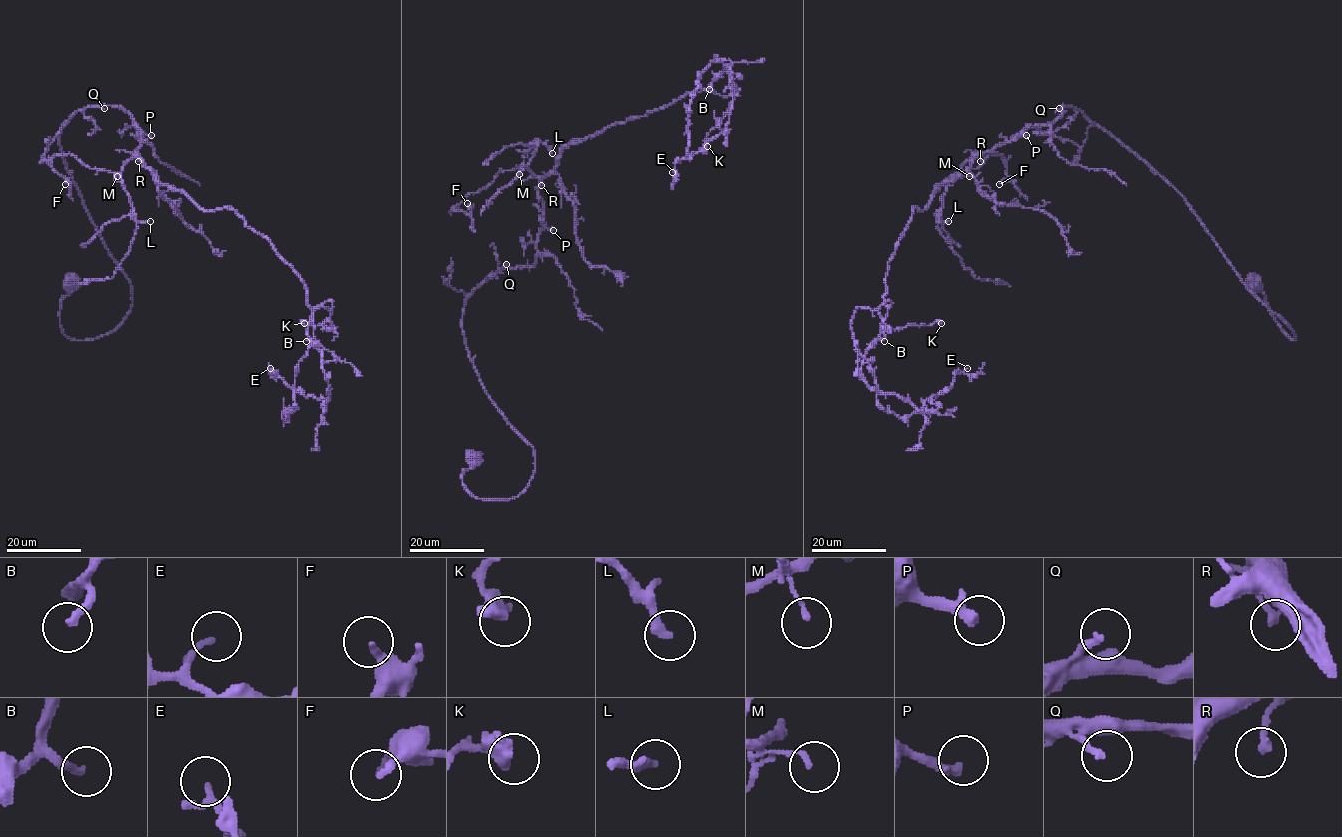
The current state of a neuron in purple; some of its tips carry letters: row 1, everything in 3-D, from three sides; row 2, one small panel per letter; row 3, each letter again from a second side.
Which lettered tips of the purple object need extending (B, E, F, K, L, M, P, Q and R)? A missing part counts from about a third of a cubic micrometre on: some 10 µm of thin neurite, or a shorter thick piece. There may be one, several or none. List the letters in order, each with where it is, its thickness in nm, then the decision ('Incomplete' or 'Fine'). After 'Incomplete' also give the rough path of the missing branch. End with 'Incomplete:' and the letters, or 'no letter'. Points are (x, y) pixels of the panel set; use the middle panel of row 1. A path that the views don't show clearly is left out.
B: Place: (709, 89). Thickness 240 nm. Incomplete
E: Place: (672, 172). Thickness 140 nm. Fine
F: Place: (467, 203). Thickness 180 nm. Fine
K: Place: (707, 146). Thickness 550 nm. Fine
L: Place: (552, 153). Thickness 280 nm. Incomplete
M: Place: (519, 174). Thickness 160 nm. Fine
P: Place: (553, 230). Thickness 320 nm. Incomplete. Course of what is missing: (553, 230), (562, 235), (588, 230), (603, 232), (629, 248)
Q: Place: (506, 264). Thickness 200 nm. Fine
R: Place: (541, 185). Thickness 240 nm. Fine
Incomplete: B, L, P

